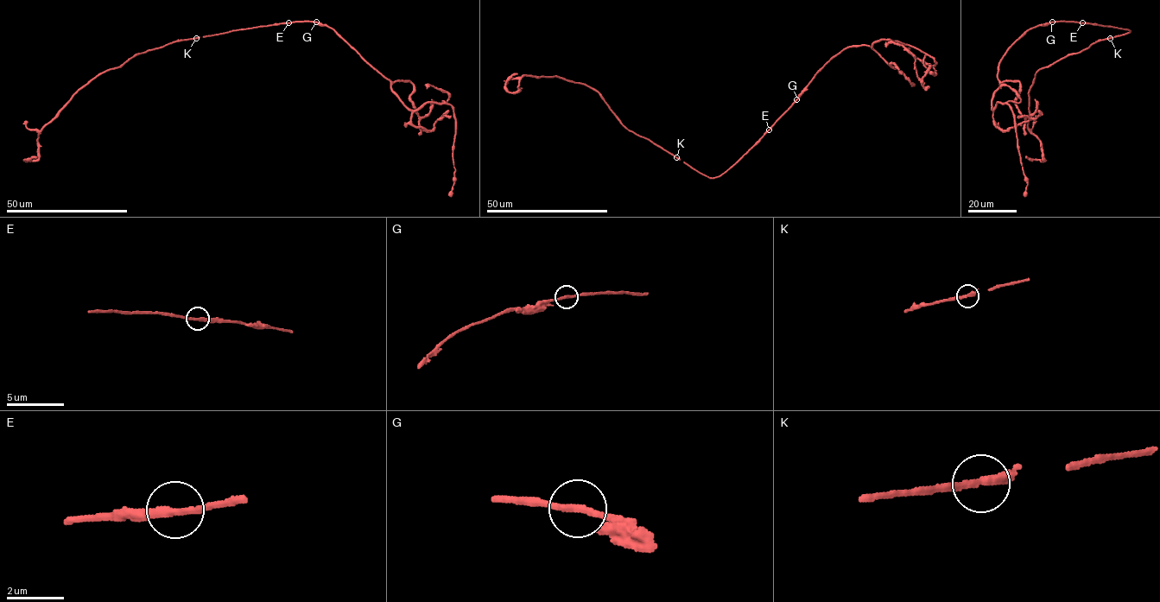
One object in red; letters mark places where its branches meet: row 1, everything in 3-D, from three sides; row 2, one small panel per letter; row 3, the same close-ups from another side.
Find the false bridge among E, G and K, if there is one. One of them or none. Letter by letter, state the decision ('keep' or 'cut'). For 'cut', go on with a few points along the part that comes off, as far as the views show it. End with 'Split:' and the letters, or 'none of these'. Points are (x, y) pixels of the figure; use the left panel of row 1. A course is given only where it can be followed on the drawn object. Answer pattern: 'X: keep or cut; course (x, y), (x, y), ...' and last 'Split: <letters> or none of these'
E: keep
G: keep
K: keep
Split: none of these

